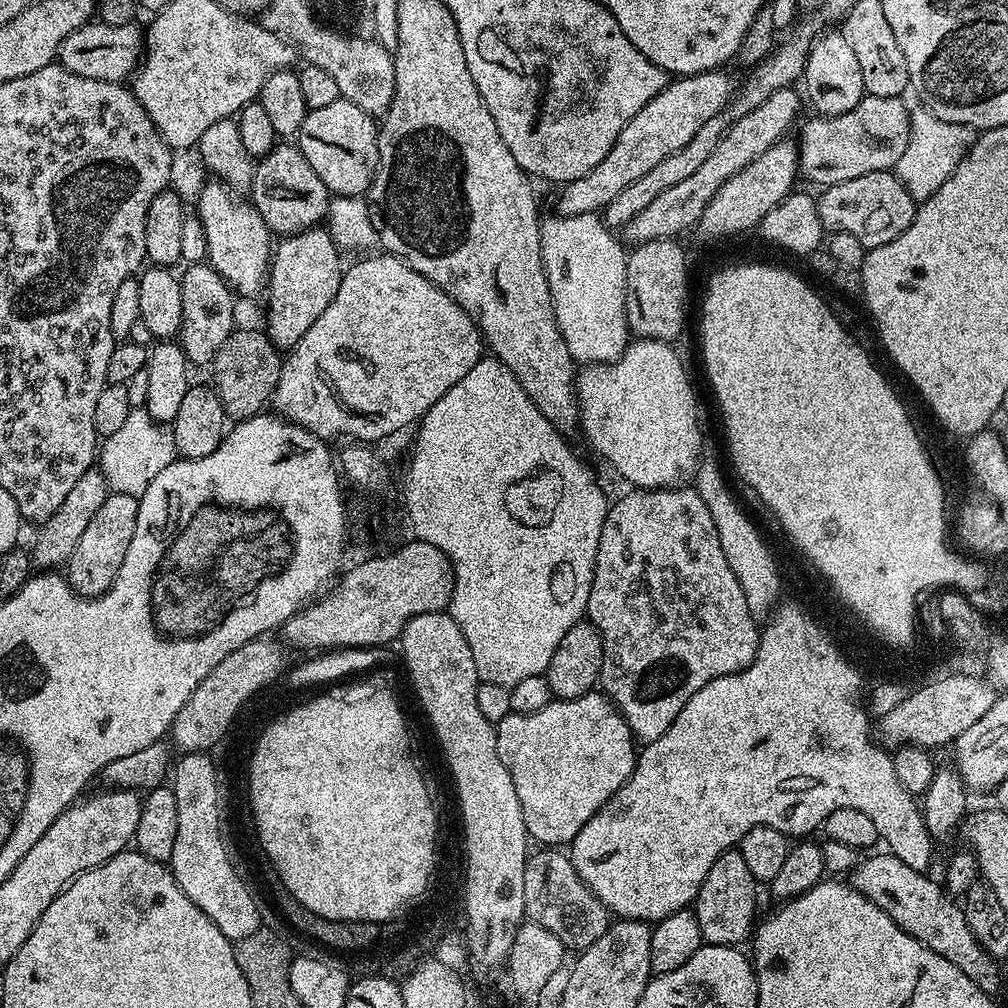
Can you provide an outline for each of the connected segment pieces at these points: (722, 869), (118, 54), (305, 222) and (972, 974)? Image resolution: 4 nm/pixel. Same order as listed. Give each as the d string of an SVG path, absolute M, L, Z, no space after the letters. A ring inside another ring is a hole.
M739 850L723 852L710 866L706 882L698 890L694 901L696 921L702 930L702 941L706 944L731 944L740 946L753 935L756 916L756 888L758 881L750 874L745 859Z
M101 22L83 24L74 34L62 42L58 53L59 63L82 78L98 78L102 82L119 84L127 81L135 73L144 51L145 37L136 29L135 23L108 25Z
M277 143L272 151L255 161L250 189L250 203L262 214L269 232L280 238L317 227L327 217L330 199L328 187L314 174L314 166L306 162L299 147L291 148L288 144L291 143Z
M876 854L865 855L860 863L852 869L850 873L852 887L857 888L866 898L870 898L874 902L874 906L881 908L902 931L910 934L918 942L922 942L922 946L934 950L934 954L942 954L942 958L946 958L946 962L954 962L954 966L958 966L958 970L962 970L962 974L966 974L966 978L970 978L970 982L974 982L974 986L978 986L989 994L996 994L1000 988L1001 961L986 954L986 950L982 950L982 946L976 941L974 934L970 934L970 926L966 926L966 914L963 907L945 891L941 881L939 879L931 880L928 874L914 870L914 866L906 866L906 862L902 862L894 855L872 855Z

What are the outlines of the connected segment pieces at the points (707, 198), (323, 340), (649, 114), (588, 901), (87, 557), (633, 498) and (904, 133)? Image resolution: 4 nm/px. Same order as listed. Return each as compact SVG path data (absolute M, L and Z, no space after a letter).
M779 88L761 106L732 124L694 174L678 182L678 186L670 186L665 193L658 194L641 214L636 214L624 225L623 239L635 246L646 241L673 239L690 226L695 227L718 189L789 133L787 131L800 110L800 100L802 104L801 95L799 98L795 92L792 88Z
M391 254L379 255L368 256L365 260L344 268L344 277L338 286L338 294L334 294L334 302L330 302L330 306L326 306L326 311L314 321L314 326L310 326L310 330L306 330L306 334L298 338L296 345L283 357L280 366L280 381L275 394L272 395L271 407L285 420L291 420L292 423L310 430L319 440L325 442L333 442L332 440L338 439L339 436L349 436L347 439L352 442L376 442L372 440L384 440L403 428L411 429L423 420L430 406L434 406L434 402L438 402L438 398L442 398L442 394L446 394L446 390L450 390L450 386L454 386L458 378L470 374L470 366L480 361L486 348L480 329L466 314L466 310L458 306L458 302L454 302L451 296L445 294L422 273L415 272L405 260L399 260Z
M724 70L699 72L665 83L661 92L654 94L654 98L650 98L650 102L646 102L646 106L642 106L642 110L638 110L630 122L626 122L606 158L602 158L594 170L582 174L582 178L567 181L561 187L564 189L556 196L556 208L560 211L557 213L561 217L599 213L610 202L614 202L614 198L618 198L618 194L622 194L630 182L638 182L638 178L654 170L662 158L674 154L686 142L690 142L690 138L702 130L702 125L728 104L734 83L726 73Z
M544 848L531 853L523 870L525 919L542 926L560 938L565 949L581 952L598 941L612 922L611 913L604 903L585 886L577 874L571 857L556 848Z
M109 491L106 502L98 506L94 519L88 523L82 538L78 538L78 546L74 546L74 554L70 554L66 565L66 579L69 586L78 596L100 596L108 591L109 586L118 578L118 570L122 570L122 558L126 558L126 550L130 550L130 538L134 538L134 526L138 526L139 499L130 494Z
M692 486L628 490L617 504L615 501L609 507L606 522L602 526L602 538L598 542L586 618L600 631L602 638L602 670L598 681L599 687L603 695L607 696L616 705L616 709L624 715L633 737L640 742L651 742L662 738L662 734L670 730L674 718L678 718L682 706L686 706L686 702L690 702L690 698L698 694L698 690L702 690L706 682L748 668L750 662L754 662L756 647L760 645L761 629L758 627L757 617L753 616L750 606L746 606L746 594L742 586L738 586L738 578L734 578L734 570L730 562L726 562L726 554L722 554L722 542L718 542L718 530L714 530L714 518L710 518L710 510L706 510L706 504Z
M865 94L862 102L854 106L854 110L846 110L846 114L837 116L816 116L801 130L798 135L798 151L800 154L799 175L813 180L819 186L850 182L850 178L862 178L868 172L887 172L895 169L898 158L902 158L902 150L906 150L906 142L910 134L910 108L899 96L894 98L878 98Z

